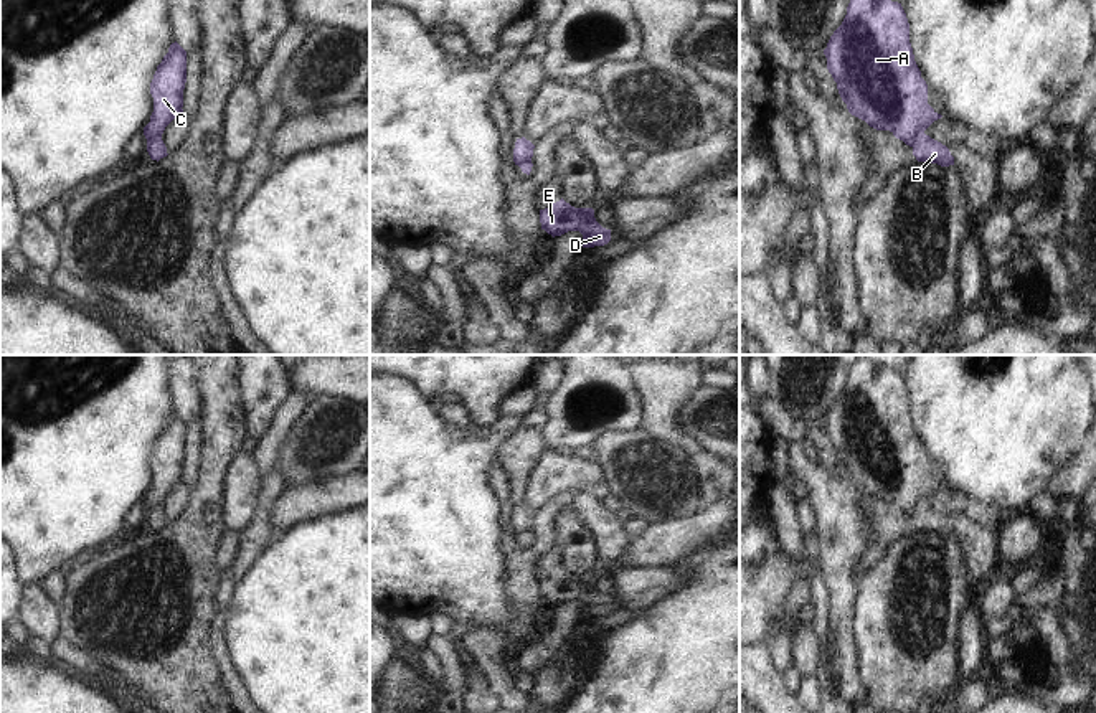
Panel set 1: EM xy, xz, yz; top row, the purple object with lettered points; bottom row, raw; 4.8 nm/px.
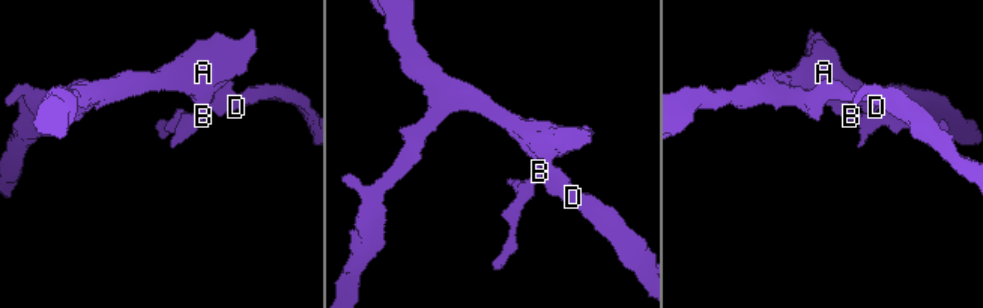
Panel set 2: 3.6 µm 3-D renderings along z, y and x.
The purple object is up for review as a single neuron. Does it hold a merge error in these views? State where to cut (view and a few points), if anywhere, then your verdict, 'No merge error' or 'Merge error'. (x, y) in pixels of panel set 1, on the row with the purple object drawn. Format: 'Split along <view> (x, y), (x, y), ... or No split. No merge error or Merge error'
Split along yz (923, 132), (910, 146). Merge error.

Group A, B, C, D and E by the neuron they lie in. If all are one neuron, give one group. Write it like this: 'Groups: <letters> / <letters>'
Groups: A C D E / B.

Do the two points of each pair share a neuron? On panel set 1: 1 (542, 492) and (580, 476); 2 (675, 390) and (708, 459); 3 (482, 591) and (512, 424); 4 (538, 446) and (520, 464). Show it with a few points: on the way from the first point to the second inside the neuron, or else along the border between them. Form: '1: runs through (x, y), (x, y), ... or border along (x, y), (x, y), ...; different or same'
1: runs through (552, 482), (558, 476), (570, 476); same
2: runs through (672, 408), (672, 428), (690, 444); same
3: runs through (474, 550), (474, 464); same
4: runs through (533, 451), (525, 459); same

